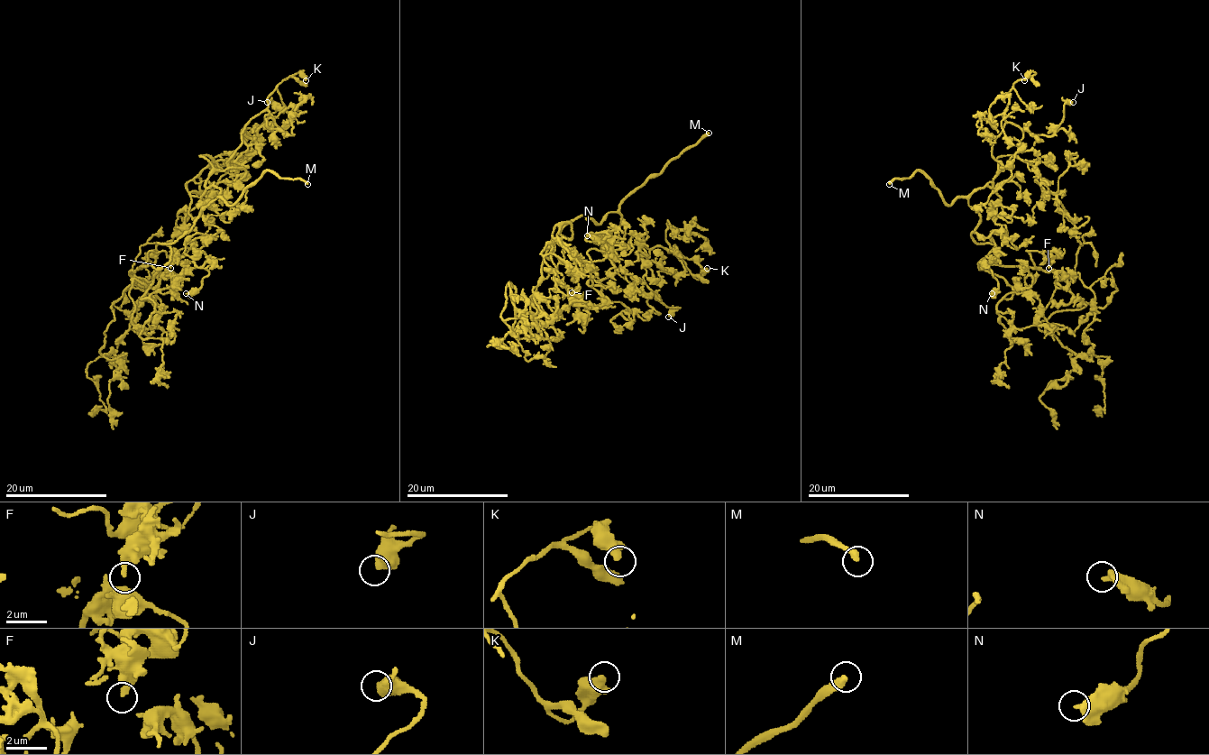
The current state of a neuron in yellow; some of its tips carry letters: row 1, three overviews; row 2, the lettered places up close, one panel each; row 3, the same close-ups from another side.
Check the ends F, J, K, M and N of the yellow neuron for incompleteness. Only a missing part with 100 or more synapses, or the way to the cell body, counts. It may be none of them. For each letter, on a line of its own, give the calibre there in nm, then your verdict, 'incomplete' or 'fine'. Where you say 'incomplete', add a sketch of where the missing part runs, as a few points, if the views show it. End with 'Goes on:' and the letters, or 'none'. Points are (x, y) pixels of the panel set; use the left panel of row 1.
F: calibre 260 nm; fine
J: calibre 550 nm; fine
K: calibre 480 nm; fine
M: calibre 320 nm; incomplete; course (307, 184), (311, 175), (299, 174), (265, 183), (238, 181), (226, 170), (224, 152), (217, 136), (211, 134)
N: calibre 480 nm; fine
Goes on: M

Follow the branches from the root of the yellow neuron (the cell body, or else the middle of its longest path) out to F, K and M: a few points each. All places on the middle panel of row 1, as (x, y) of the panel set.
F: (572, 233), (568, 223), (555, 226), (541, 267), (545, 278), (554, 271), (571, 299), (572, 292)
K: (572, 233), (560, 230), (581, 215), (618, 212), (618, 244), (640, 235), (696, 278), (707, 268)
M: (572, 233), (571, 237), (565, 237), (560, 230), (581, 215), (599, 224), (709, 133)

